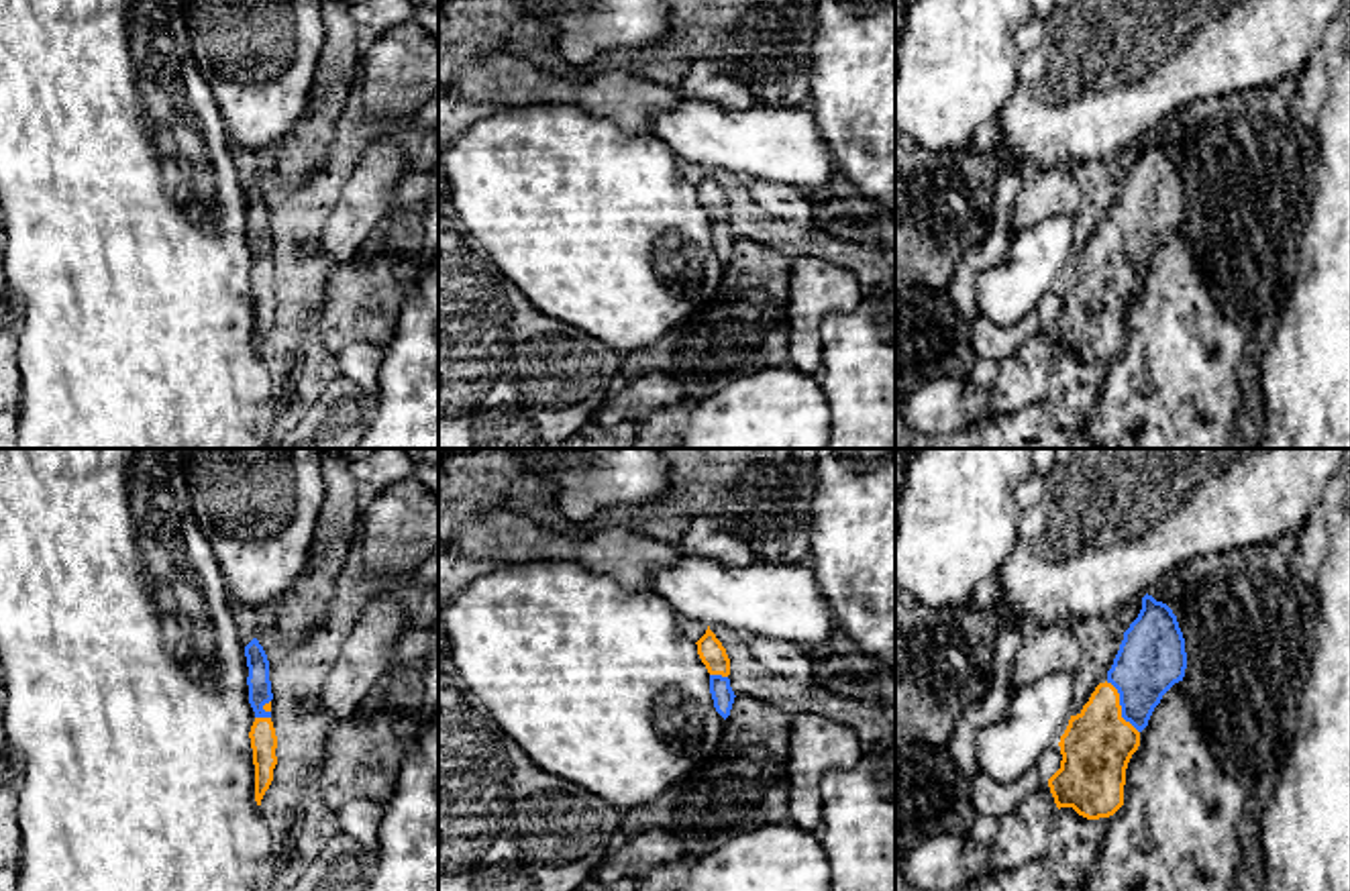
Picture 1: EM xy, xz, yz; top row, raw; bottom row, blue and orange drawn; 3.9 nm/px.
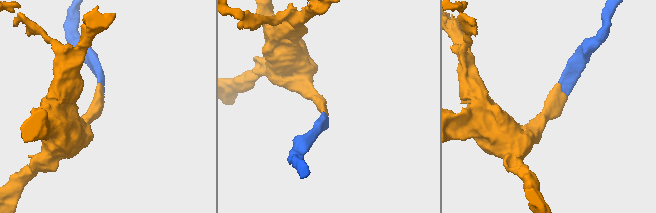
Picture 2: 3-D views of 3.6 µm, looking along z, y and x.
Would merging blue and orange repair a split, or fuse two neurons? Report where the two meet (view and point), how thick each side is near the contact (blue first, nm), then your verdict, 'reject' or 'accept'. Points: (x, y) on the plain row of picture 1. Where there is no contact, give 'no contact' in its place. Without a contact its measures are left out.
yz (1120, 247) | 260/280 nm | accept

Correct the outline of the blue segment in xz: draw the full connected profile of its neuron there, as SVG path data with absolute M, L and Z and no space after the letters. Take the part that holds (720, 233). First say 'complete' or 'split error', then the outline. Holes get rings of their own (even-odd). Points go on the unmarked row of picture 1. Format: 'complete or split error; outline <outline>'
split error; outline M710 169L695 188L697 188L697 198L710 216L710 237L714 243L714 251L726 263L730 259L736 241L728 222L730 202L726 198L726 192L710 173Z

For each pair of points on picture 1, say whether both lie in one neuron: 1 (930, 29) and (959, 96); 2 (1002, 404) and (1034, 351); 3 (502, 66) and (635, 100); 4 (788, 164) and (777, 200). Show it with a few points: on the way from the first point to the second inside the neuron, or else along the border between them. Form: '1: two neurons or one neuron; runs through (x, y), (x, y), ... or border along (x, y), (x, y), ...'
1: one neuron; runs through (947, 45), (955, 54), (955, 80)
2: one neuron; runs through (1012, 392), (1032, 363)
3: one neuron; runs through (535, 86), (580, 88), (602, 94)
4: two neurons; border along (747, 180), (792, 184), (802, 192)

